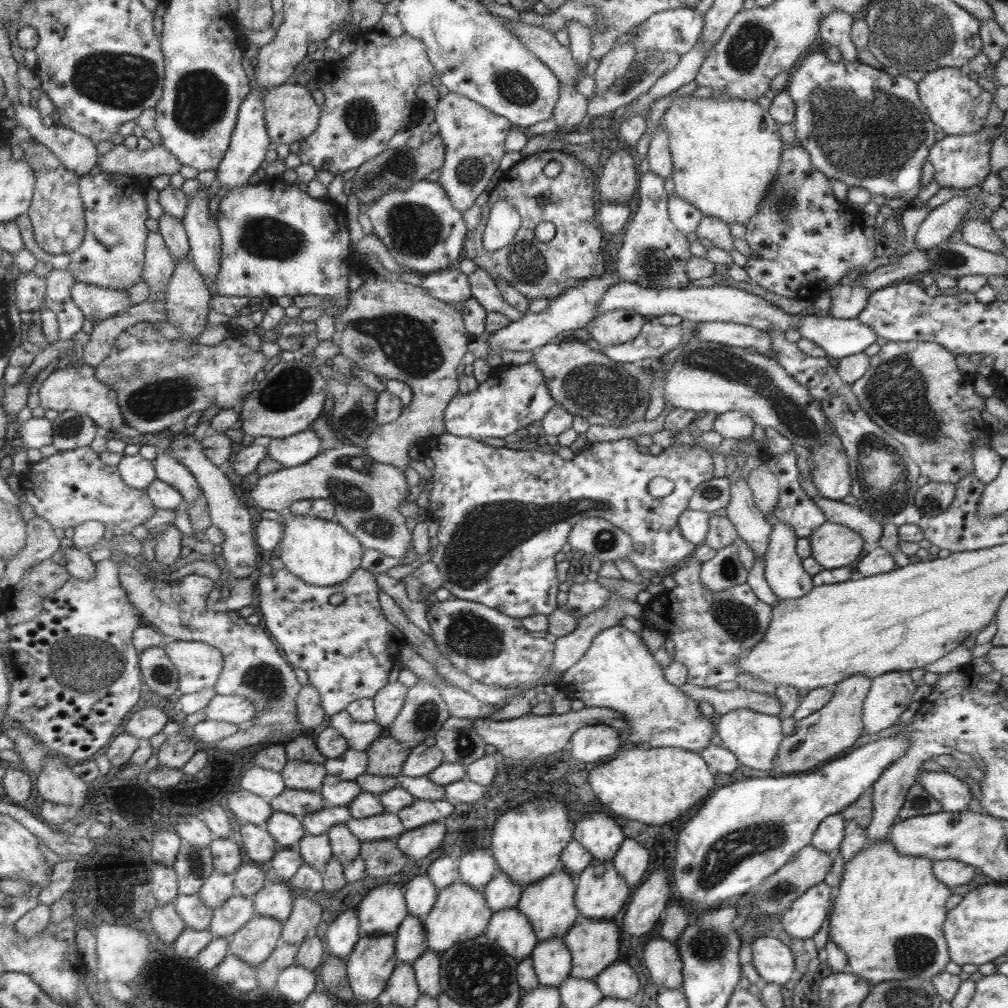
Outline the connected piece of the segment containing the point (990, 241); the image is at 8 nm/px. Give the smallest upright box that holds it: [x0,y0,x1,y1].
[961,218,1003,254]

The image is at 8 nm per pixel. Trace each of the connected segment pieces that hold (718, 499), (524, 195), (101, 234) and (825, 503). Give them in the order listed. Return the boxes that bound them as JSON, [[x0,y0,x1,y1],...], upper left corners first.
[[687,476,730,512],[463,150,603,299],[14,173,148,290],[811,496,882,546]]

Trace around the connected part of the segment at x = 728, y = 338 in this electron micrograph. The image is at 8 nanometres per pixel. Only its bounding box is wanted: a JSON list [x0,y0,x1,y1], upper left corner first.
[693,322,773,359]

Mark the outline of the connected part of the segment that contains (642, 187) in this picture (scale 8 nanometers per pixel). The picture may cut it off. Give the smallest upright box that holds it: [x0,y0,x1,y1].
[615,171,692,289]

